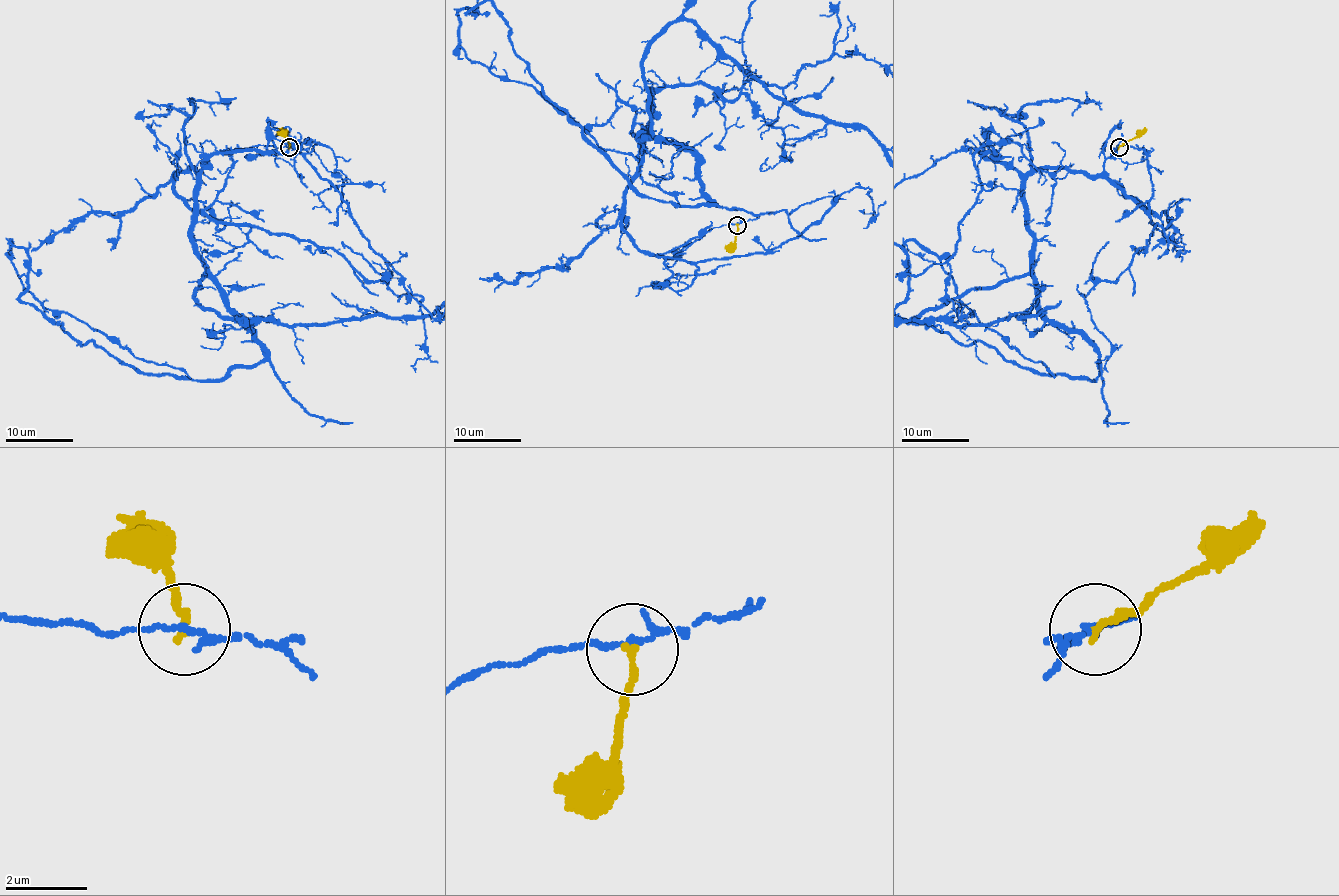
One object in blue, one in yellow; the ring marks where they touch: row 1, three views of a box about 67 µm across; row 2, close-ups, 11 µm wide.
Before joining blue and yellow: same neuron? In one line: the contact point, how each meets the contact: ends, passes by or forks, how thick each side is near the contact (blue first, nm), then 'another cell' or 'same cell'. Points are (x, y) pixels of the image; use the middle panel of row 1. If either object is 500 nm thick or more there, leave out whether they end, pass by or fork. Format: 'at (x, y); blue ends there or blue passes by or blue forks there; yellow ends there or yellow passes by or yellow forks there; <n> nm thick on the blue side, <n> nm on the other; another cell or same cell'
at (737, 225); blue passes by; yellow ends there; 150 nm thick on the blue side, 200 nm on the other; another cell

